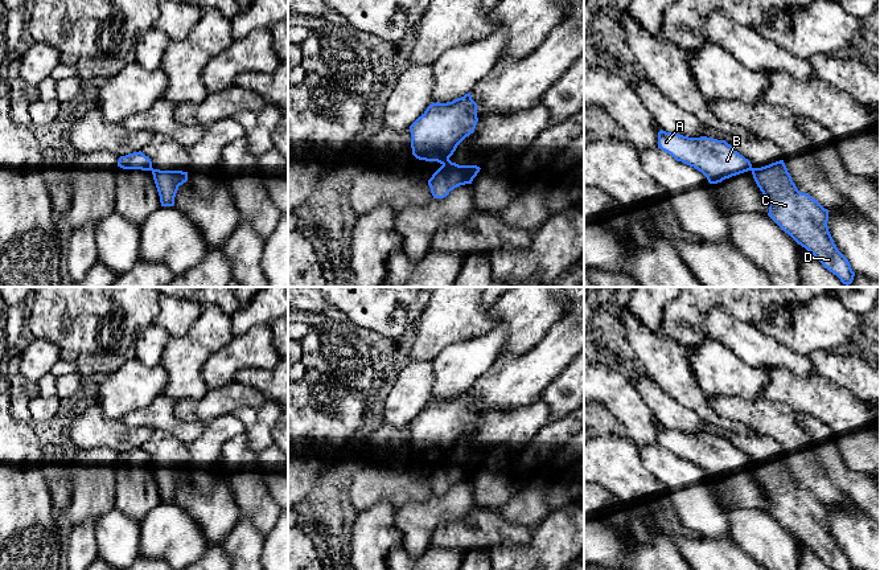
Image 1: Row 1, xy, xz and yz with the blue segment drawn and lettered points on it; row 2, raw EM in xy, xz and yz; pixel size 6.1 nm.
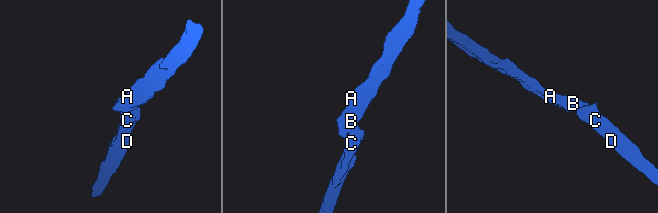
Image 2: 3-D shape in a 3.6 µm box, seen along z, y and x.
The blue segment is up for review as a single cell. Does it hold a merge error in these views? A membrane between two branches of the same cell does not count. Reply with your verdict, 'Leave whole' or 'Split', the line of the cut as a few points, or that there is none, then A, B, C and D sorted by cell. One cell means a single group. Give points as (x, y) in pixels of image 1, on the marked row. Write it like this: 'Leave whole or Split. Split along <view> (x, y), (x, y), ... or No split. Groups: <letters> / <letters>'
Split. Split along xz (448, 158), (443, 164). Groups: A B / C D

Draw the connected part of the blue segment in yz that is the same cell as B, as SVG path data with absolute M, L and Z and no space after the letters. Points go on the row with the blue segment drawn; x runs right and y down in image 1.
M658 132L658 148L702 172L710 184L721 183L732 176L752 171L748 159L725 140L700 136L688 138L675 132Z

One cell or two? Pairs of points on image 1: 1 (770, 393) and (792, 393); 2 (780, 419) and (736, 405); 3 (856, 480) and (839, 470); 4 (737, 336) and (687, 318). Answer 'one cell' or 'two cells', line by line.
1: one cell
2: one cell
3: one cell
4: two cells

